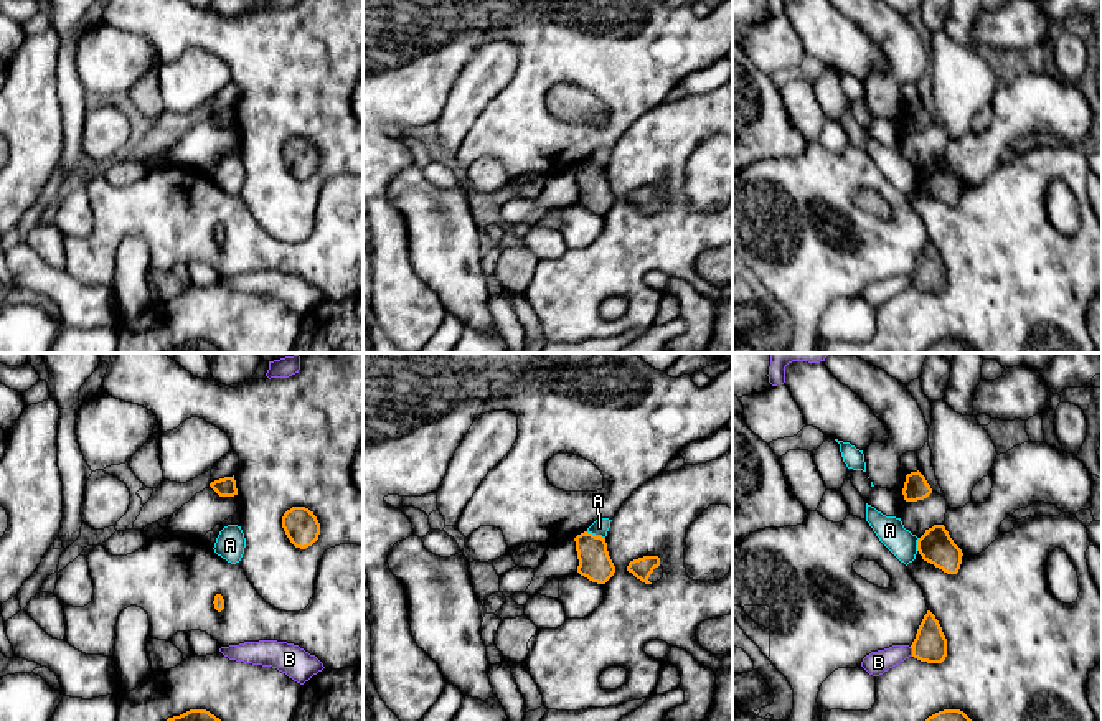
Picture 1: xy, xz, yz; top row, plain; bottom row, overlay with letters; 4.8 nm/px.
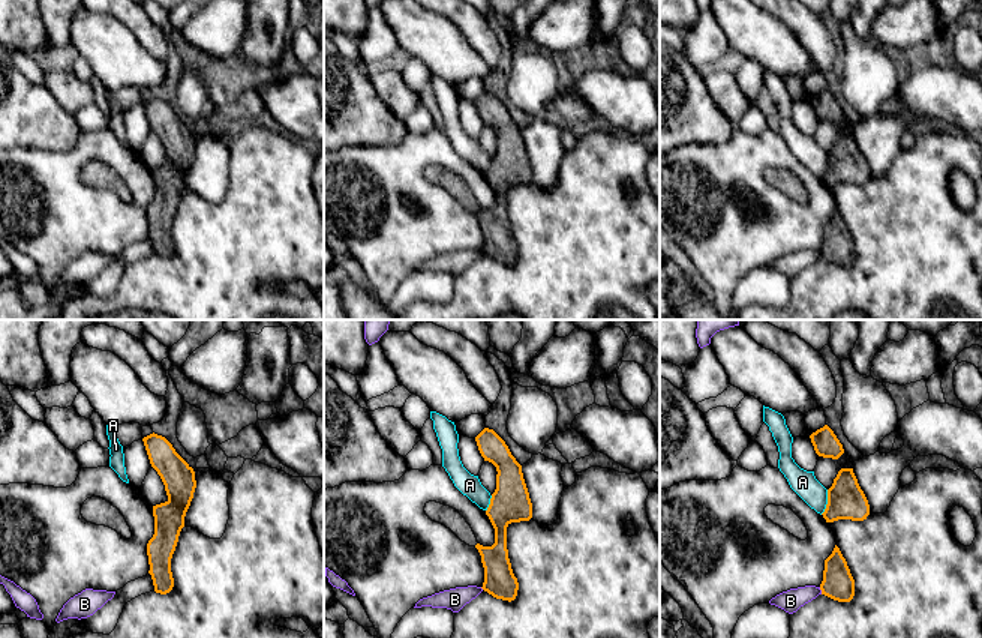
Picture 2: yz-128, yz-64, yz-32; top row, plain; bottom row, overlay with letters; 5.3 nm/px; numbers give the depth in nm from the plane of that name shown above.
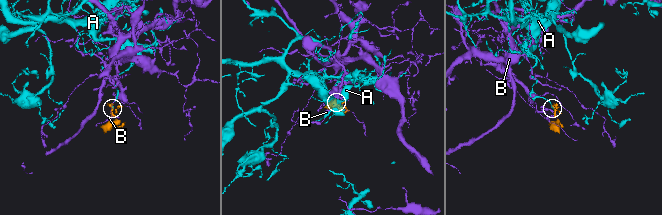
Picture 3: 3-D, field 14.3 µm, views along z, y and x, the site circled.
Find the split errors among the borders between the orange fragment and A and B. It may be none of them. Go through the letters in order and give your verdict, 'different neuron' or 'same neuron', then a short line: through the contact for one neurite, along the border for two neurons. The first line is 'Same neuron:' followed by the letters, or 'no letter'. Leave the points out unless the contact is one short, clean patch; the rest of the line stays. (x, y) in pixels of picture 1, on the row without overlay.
Same neuron: no letter
A: different neuron; line xz (586, 162), (604, 169)
B: different neuron; line yz (909, 278), (913, 286)

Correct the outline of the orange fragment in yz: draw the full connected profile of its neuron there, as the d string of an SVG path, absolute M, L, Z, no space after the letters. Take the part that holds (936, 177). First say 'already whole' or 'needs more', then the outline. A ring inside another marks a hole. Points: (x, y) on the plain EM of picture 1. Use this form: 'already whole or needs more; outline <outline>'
already whole; outline M934 155L917 170L917 181L924 191L947 205L957 205L962 195L962 180L954 173L944 155Z

